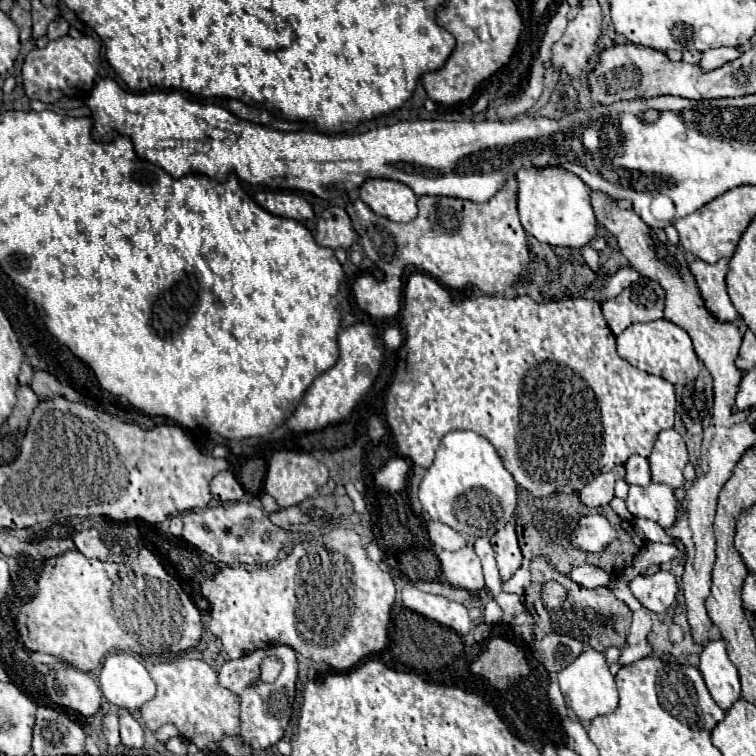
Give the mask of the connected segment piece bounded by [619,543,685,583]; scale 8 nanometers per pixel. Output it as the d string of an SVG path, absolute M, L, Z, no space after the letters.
M645 543L645 547L641 549L641 553L635 557L635 561L631 565L625 567L625 571L619 575L621 581L629 583L633 577L641 575L651 563L663 565L671 559L683 559L685 551L681 551L677 545L665 545L665 543Z

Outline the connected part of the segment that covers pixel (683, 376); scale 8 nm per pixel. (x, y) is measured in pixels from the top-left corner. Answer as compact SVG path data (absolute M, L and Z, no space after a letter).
M659 319L659 321L649 321L649 323L633 323L629 325L621 335L617 335L617 353L625 361L629 361L633 367L659 375L673 385L687 385L695 381L699 375L699 359L693 351L691 337L687 331L683 331L679 325Z

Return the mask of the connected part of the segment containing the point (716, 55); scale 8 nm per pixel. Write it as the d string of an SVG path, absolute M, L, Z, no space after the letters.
M717 47L717 49L709 49L701 55L701 61L699 61L699 67L703 71L713 71L733 59L737 59L741 55L741 49L737 47Z

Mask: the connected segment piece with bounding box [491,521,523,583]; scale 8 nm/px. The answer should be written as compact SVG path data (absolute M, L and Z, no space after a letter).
M511 521L505 529L495 533L491 537L491 545L493 545L493 551L495 551L501 583L505 583L521 567L521 559L523 559L519 543L517 543L517 535L515 535L515 523Z

